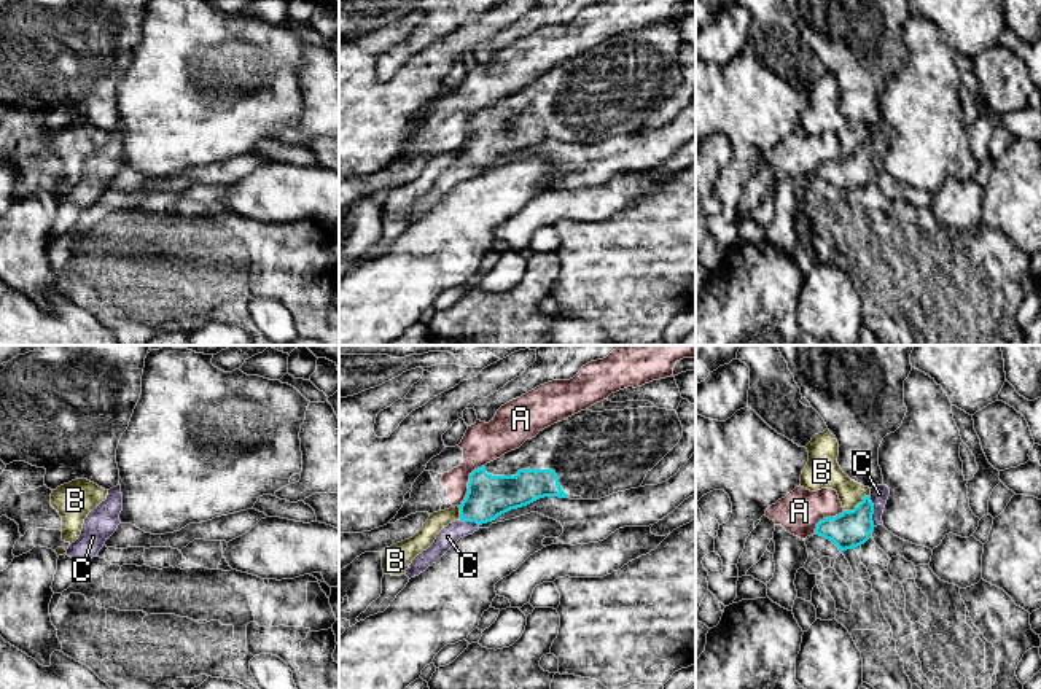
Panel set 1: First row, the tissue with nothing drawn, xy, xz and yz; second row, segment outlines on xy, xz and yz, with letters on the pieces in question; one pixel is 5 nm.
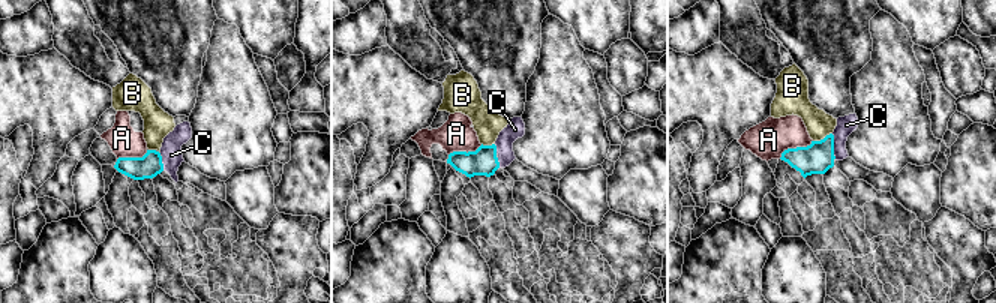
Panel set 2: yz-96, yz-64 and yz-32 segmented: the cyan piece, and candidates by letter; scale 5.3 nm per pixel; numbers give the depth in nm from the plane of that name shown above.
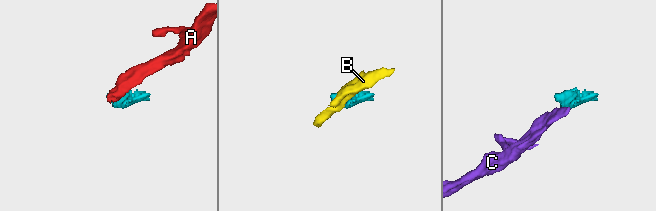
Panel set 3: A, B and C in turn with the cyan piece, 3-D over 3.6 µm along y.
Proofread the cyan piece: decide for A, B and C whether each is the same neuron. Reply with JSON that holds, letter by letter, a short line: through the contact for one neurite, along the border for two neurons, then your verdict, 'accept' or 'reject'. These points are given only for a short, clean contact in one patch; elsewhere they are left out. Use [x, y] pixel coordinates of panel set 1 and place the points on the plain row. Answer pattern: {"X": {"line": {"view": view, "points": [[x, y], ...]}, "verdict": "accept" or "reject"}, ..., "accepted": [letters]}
{"A": {"line": {"view": "xz", "points": [[484, 108], [470, 118], [468, 136], [459, 150]]}, "verdict": "reject"}, "B": {"line": {"view": "yz", "points": [[869, 140], [865, 139], [852, 153], [844, 155]]}, "verdict": "reject"}, "C": {"line": {"view": "yz", "points": [[850, 172], [873, 156], [879, 137]]}, "verdict": "accept"}, "accepted": ["C"]}

